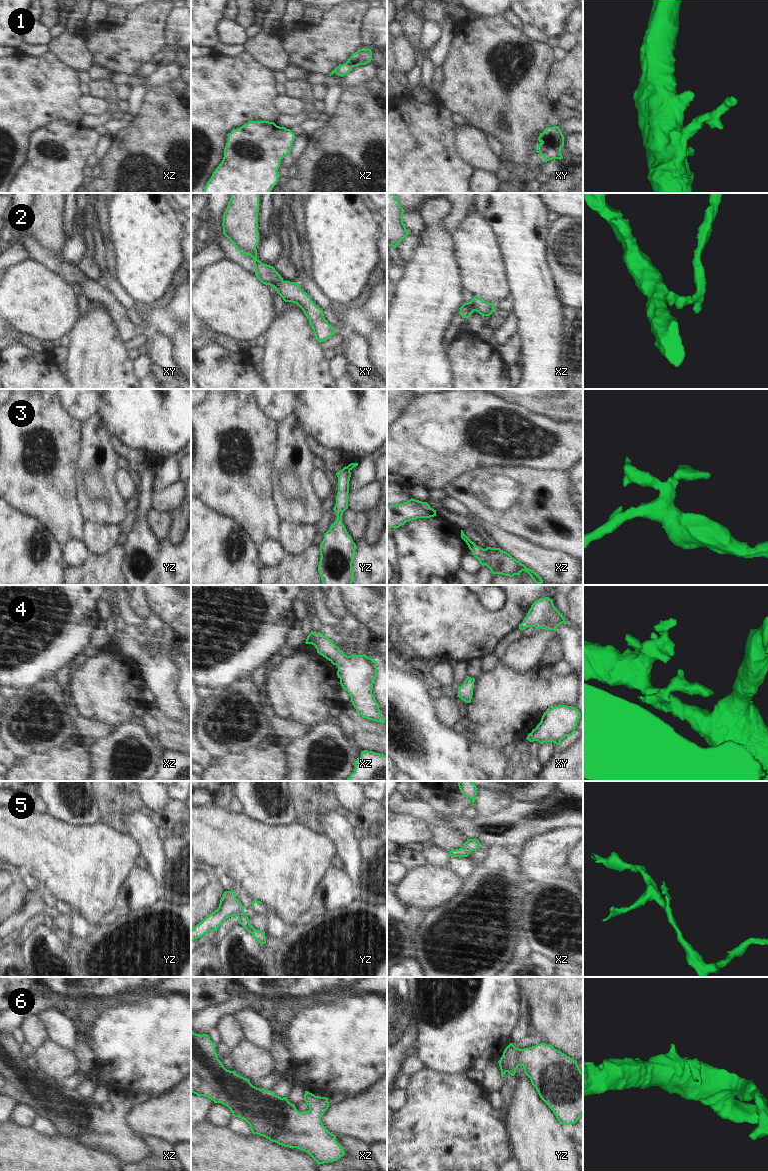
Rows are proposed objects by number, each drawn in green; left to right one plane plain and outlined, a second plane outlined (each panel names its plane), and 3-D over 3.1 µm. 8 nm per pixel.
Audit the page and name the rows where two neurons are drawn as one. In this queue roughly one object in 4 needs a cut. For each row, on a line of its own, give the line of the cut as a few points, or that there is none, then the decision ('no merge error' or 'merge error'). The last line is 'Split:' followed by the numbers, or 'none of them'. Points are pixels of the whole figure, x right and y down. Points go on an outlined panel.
1: cut none; no merge error
2: cut none; no merge error
3: cut none; no merge error
4: cut none; no merge error
5: cut none; no merge error
6: cut none; no merge error
Split: none of them

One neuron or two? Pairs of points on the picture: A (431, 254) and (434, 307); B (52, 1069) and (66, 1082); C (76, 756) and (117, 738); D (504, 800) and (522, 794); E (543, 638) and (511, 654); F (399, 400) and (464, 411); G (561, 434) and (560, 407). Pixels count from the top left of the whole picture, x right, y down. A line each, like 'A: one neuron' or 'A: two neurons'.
A: one neuron
B: two neurons
C: two neurons
D: two neurons
E: one neuron
F: two neurons
G: two neurons

